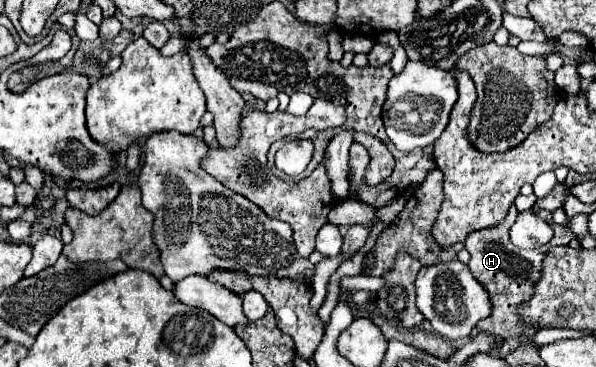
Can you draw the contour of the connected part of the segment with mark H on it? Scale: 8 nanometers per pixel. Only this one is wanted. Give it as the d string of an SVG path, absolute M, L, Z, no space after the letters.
M513 205L509 209L509 217L505 217L505 223L499 223L495 227L489 229L481 229L481 231L473 231L467 235L465 239L465 249L471 253L471 261L469 261L469 269L473 273L473 277L487 289L489 293L489 301L491 301L491 315L485 321L477 323L477 329L487 331L495 337L501 339L509 339L515 335L533 335L539 327L529 327L529 325L521 325L517 319L517 305L527 301L533 295L533 283L539 277L541 271L541 261L547 255L547 251L551 249L551 245L567 245L575 235L561 225L553 223L553 239L549 245L525 251L519 249L511 243L509 239L509 227L515 223L517 219L517 207Z

